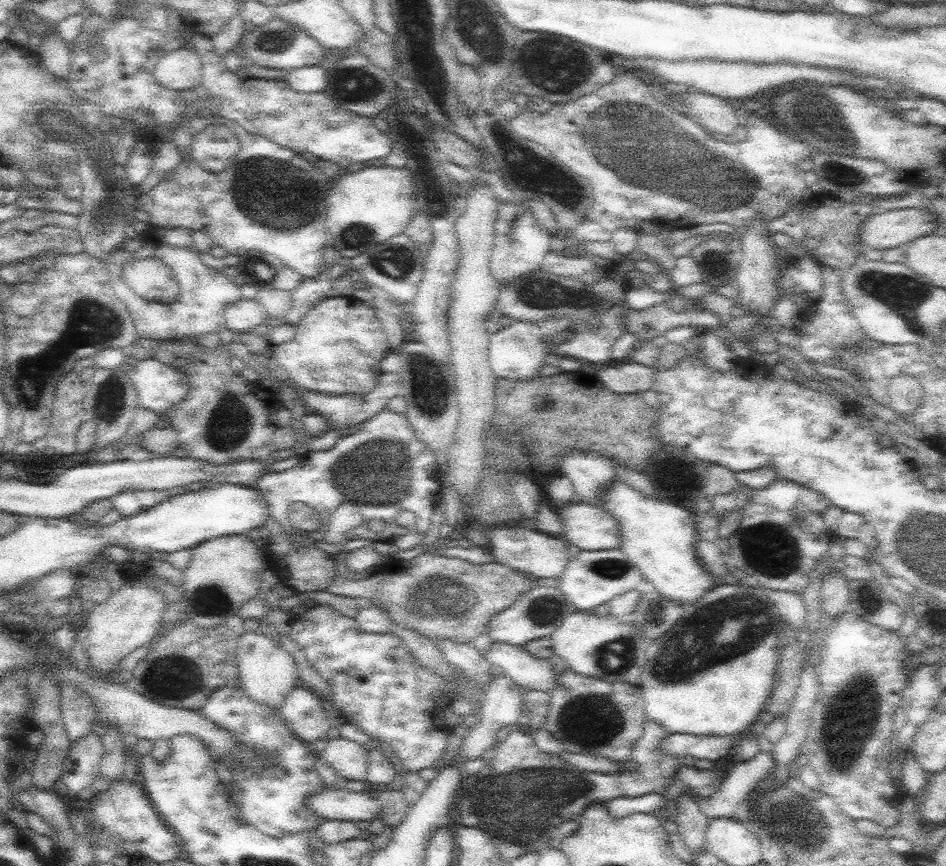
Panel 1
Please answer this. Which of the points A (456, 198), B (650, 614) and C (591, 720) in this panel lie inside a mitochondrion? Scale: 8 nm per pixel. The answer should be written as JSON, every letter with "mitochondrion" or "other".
{"A":"other","B":"mitochondrion","C":"mitochondrion"}

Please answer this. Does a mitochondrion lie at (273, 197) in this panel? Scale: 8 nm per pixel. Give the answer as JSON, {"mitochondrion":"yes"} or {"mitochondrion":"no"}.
{"mitochondrion":"yes"}

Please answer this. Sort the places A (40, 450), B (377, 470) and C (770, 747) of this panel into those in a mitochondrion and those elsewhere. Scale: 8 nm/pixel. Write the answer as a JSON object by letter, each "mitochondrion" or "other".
{"A":"other","B":"mitochondrion","C":"other"}

